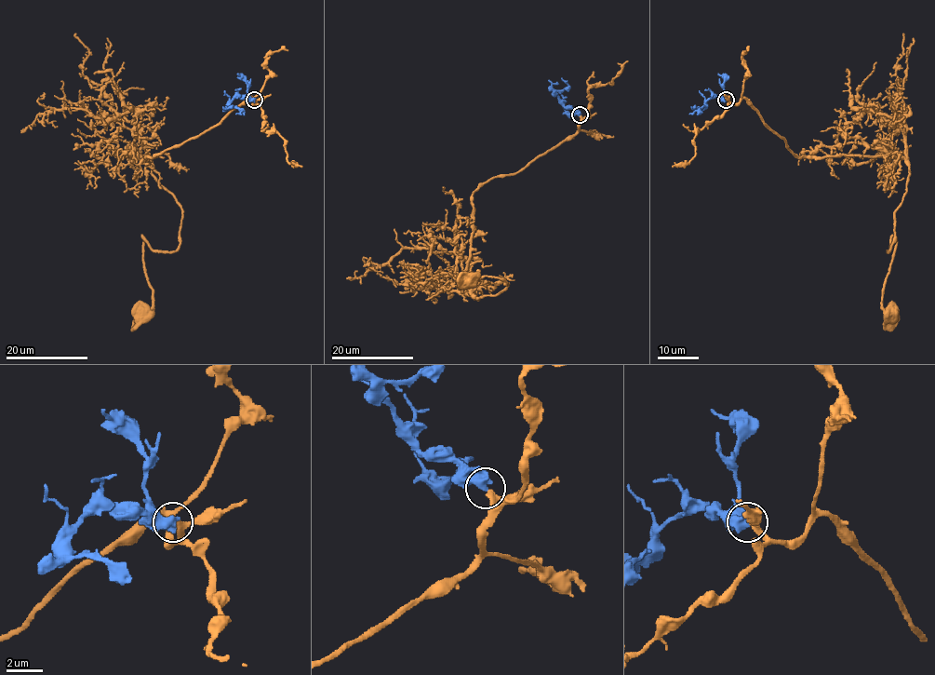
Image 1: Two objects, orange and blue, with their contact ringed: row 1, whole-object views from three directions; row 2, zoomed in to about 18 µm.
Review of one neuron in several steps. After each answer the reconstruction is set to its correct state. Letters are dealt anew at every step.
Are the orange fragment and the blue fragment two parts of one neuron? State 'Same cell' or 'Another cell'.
Same cell

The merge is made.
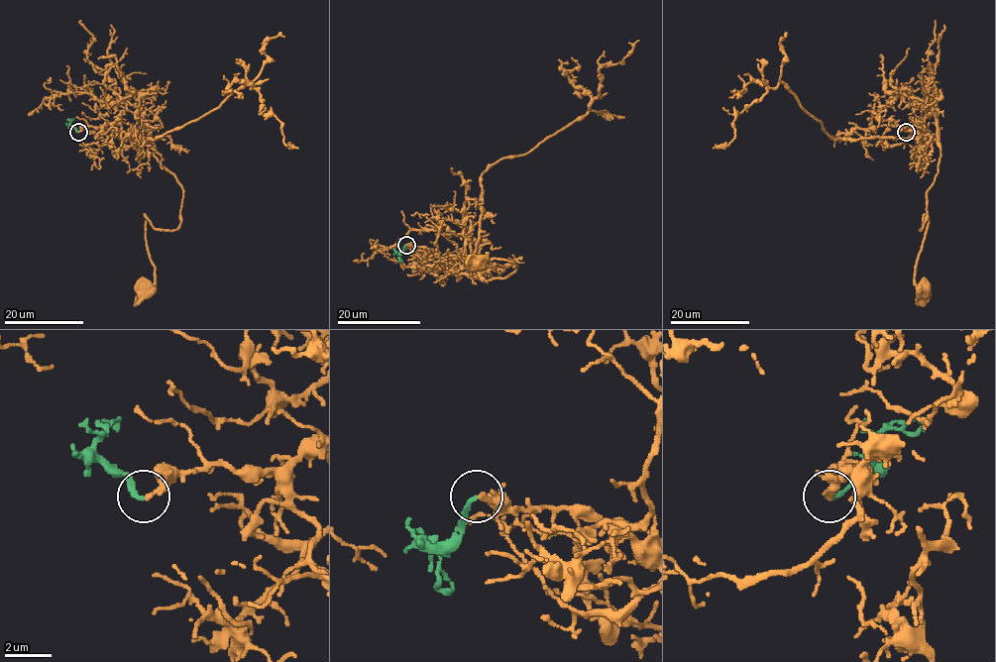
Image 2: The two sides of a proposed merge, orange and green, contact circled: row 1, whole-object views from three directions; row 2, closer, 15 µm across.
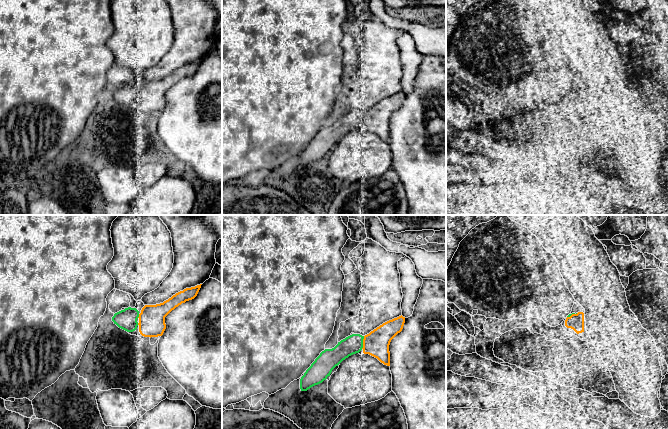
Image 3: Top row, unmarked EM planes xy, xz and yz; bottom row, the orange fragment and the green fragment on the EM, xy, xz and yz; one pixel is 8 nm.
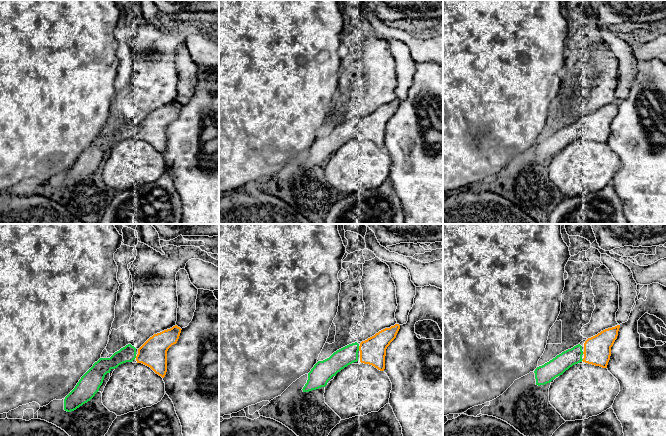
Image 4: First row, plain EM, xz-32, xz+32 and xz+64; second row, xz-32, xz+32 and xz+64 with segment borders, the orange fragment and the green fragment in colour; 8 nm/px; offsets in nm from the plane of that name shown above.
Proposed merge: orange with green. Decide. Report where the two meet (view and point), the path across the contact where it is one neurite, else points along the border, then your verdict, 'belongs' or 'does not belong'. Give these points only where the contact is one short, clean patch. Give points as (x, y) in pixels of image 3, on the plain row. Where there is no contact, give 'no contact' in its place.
xz (363, 118) | belongs

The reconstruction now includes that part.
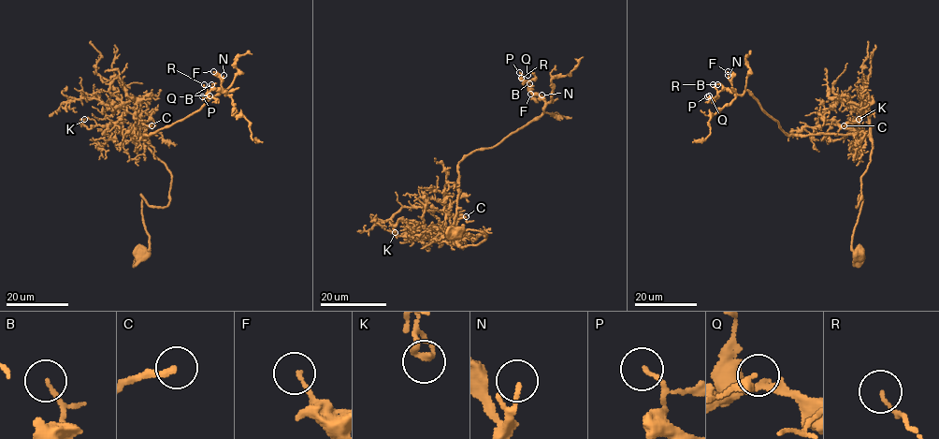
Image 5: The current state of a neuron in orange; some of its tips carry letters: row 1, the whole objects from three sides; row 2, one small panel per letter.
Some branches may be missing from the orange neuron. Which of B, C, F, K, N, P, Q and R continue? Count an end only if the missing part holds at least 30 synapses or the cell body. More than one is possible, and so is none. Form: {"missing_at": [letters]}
{"missing_at": ["C"]}

